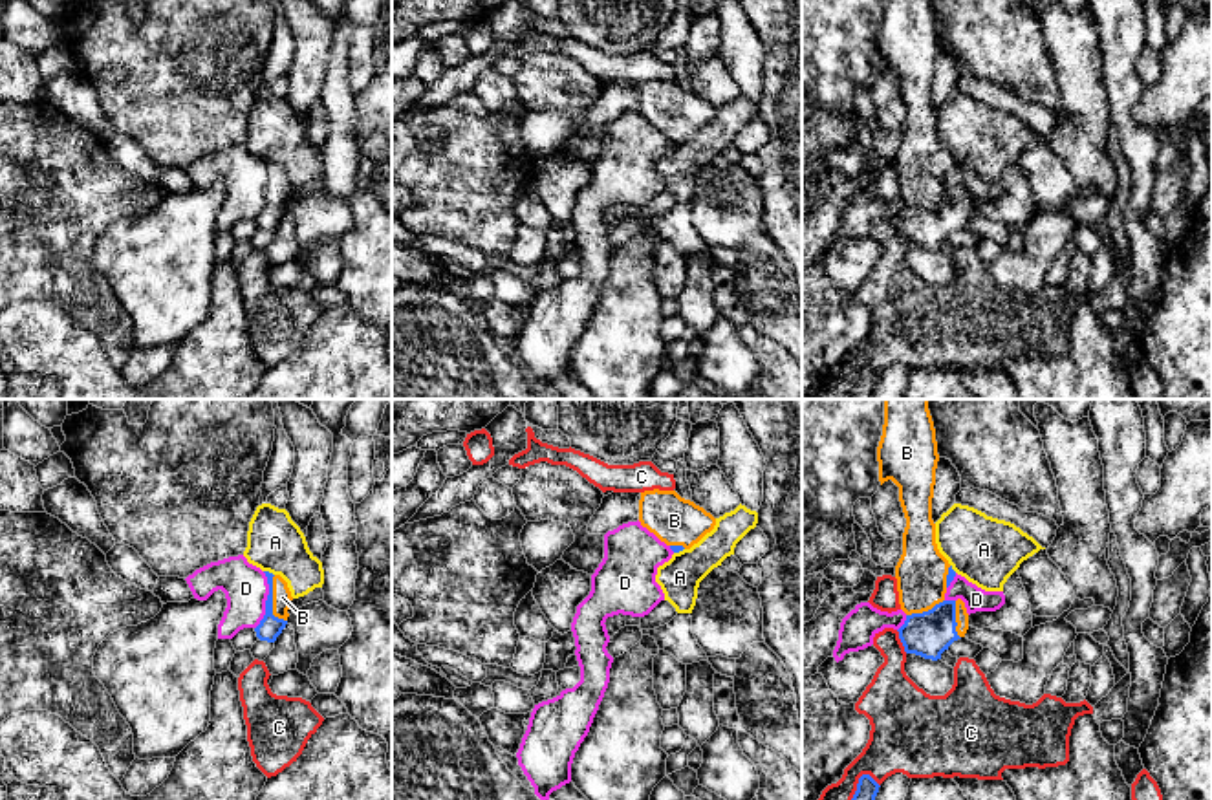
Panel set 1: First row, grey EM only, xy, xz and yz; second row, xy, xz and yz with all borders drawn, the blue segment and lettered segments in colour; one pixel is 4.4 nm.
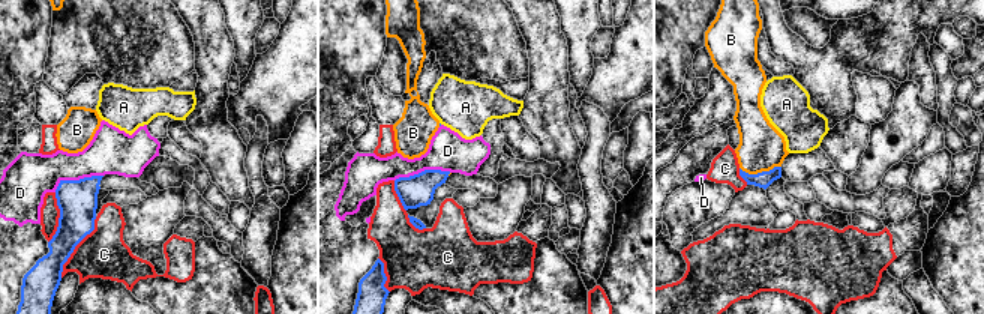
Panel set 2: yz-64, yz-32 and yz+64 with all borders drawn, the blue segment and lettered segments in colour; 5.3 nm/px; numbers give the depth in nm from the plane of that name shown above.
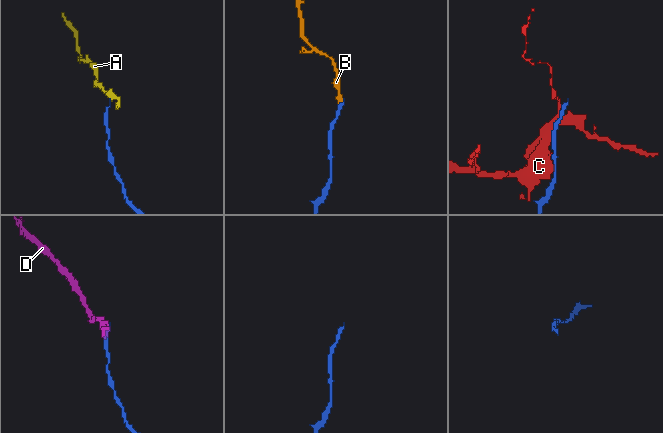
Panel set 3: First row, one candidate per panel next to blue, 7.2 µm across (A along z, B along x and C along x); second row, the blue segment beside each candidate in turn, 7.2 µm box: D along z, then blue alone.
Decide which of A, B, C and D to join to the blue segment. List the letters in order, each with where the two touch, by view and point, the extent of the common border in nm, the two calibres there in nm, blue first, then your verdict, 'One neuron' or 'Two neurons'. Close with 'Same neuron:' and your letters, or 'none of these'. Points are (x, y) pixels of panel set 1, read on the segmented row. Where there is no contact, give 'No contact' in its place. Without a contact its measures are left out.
A: Touches blue at xy (268, 572). Shared border 50 nm. Thickness 100 nm (blue) against 240 nm. Two neurons
B: Touches blue at xy (271, 601). Shared border 220 nm. Thickness 100 nm (blue) against 80 nm. One neuron
C: Touches blue at yz (901, 641). Shared border 120 nm. Thickness 200 nm (blue) against 220 nm. Two neurons
D: Touches blue at xy (266, 601). Shared border 260 nm. Thickness 100 nm (blue) against 200 nm. Two neurons
Same neuron: B

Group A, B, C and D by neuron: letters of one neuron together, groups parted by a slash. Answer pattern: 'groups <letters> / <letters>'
groups A / B / C / D

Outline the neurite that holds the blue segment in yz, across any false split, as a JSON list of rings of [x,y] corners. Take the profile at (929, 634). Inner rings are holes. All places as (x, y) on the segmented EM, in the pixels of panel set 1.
[[[884,399],[884,425],[877,461],[881,485],[892,480],[899,487],[899,502],[906,518],[903,555],[895,566],[899,604],[906,613],[904,624],[897,630],[899,639],[906,654],[937,661],[954,641],[965,637],[969,613],[961,599],[945,599],[956,571],[936,544],[932,498],[939,454],[928,399]]]

